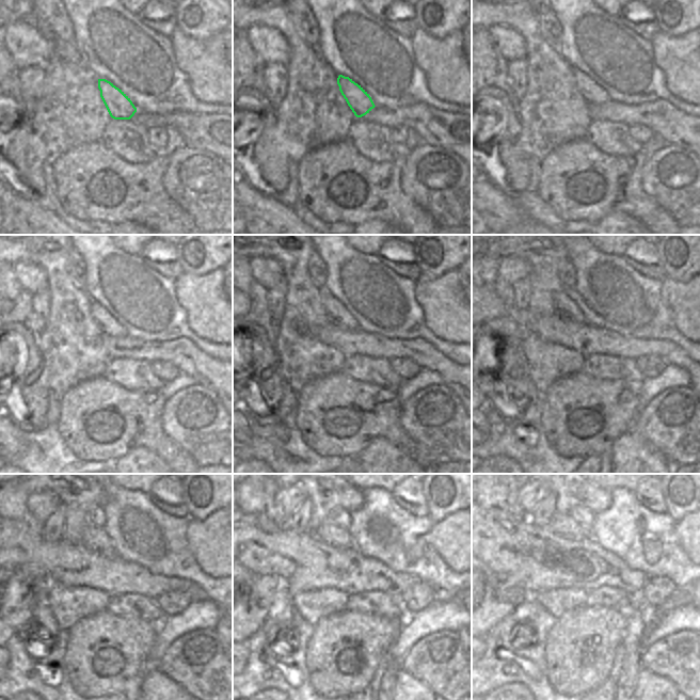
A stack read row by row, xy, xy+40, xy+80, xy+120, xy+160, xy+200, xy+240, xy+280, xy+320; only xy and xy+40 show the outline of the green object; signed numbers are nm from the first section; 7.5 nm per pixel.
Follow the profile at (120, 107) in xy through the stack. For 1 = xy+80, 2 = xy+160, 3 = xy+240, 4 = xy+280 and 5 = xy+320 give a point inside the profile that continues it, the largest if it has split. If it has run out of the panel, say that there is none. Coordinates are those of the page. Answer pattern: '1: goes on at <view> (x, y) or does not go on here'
1: goes on at xy+80 (593, 94)
2: goes on at xy+160 (336, 313)
3: goes on at xy+240 (95, 538)
4: goes on at xy+280 (330, 534)
5: goes on at xy+320 (562, 525)

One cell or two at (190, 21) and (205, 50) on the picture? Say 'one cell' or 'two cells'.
two cells

